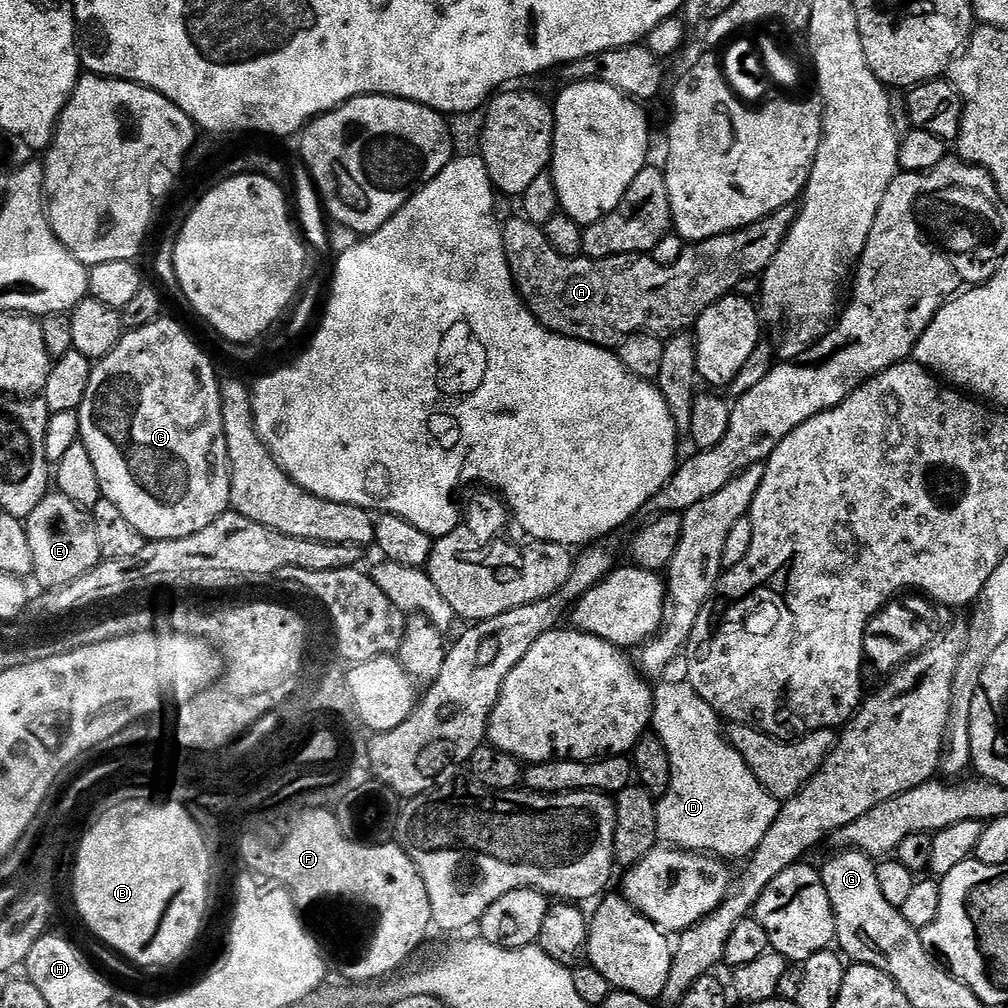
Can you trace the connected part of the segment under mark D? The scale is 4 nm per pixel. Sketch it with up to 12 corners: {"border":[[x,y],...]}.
{"border":[[687,682],[652,697],[656,835],[743,861],[780,813]]}

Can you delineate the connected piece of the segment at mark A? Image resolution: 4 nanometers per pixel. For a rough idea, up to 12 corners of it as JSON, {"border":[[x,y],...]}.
{"border":[[503,221],[508,265],[540,323],[612,350],[687,333],[767,270],[796,221],[648,254],[563,256]]}

